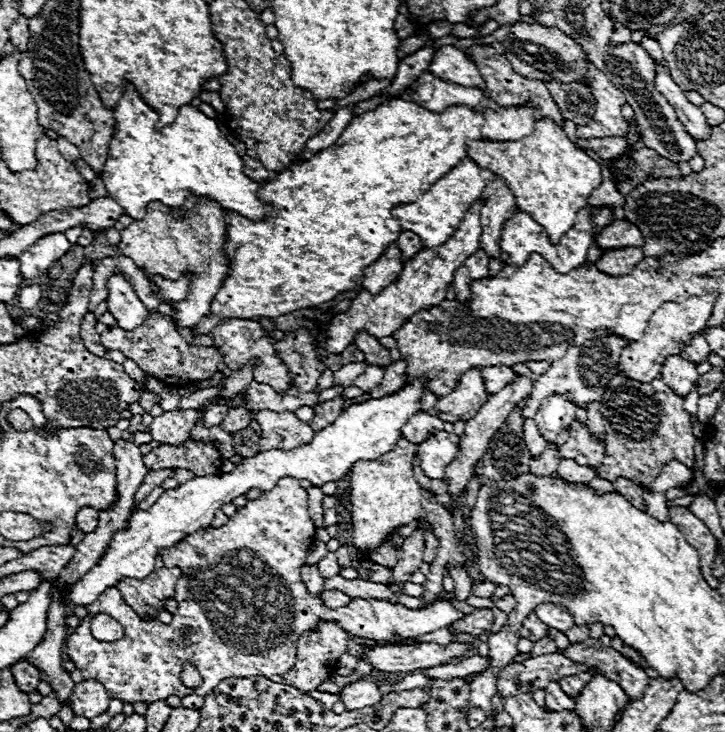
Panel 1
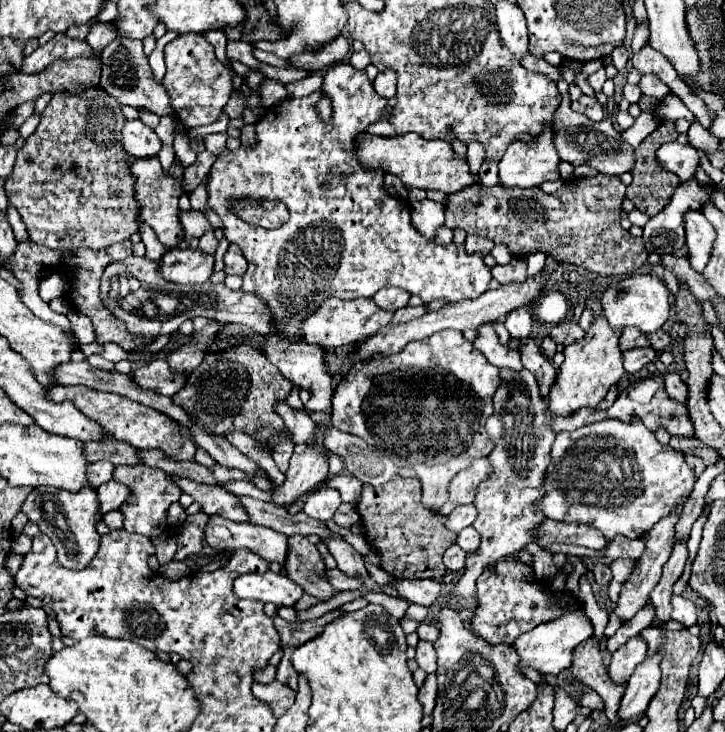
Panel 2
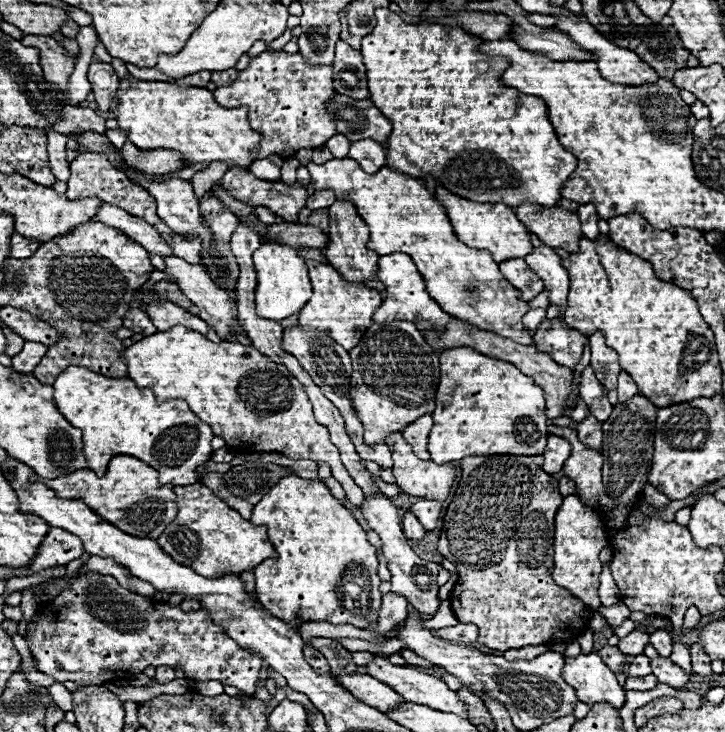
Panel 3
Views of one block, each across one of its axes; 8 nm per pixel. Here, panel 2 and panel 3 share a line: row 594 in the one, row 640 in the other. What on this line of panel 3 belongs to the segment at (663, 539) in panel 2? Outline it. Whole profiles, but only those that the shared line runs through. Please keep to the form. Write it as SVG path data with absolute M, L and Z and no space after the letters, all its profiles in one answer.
M634 630L634 632L630 632L628 636L620 638L618 648L620 648L620 652L624 652L624 654L628 654L628 656L638 656L638 654L644 652L644 646L646 646L648 642L650 642L650 636L648 636L646 632Z

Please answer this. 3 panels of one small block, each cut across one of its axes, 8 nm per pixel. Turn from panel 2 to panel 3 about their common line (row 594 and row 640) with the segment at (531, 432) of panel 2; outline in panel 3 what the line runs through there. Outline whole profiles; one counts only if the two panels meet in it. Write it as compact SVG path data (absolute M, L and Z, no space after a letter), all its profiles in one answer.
M458 624L458 626L452 626L452 628L432 630L432 634L440 636L440 638L444 638L448 642L454 642L454 644L470 646L478 638L478 628L474 624Z

